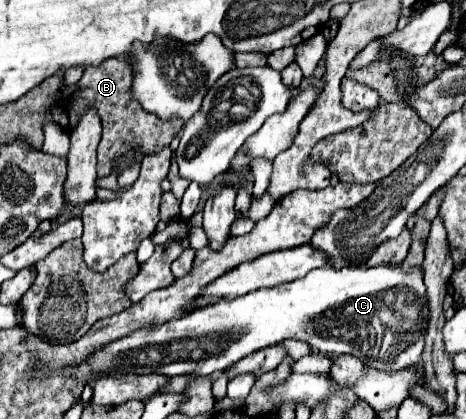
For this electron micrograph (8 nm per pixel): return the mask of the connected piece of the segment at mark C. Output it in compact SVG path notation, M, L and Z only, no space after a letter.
M328 264L288 284L280 284L276 288L260 288L232 300L218 300L216 304L208 304L208 308L198 308L190 314L184 314L178 320L168 320L160 326L130 332L128 336L124 336L124 340L114 340L112 344L104 344L104 348L92 352L92 356L88 356L84 364L72 366L70 376L76 376L76 380L84 380L84 384L88 386L100 380L100 376L108 376L112 372L210 376L214 372L226 370L240 358L260 348L278 344L286 338L302 340L324 354L354 354L364 362L364 366L386 372L416 366L420 364L428 326L428 296L422 274L422 266L412 266L410 270L404 270L402 264L380 264L374 268L368 268L364 264L332 268L332 264Z

